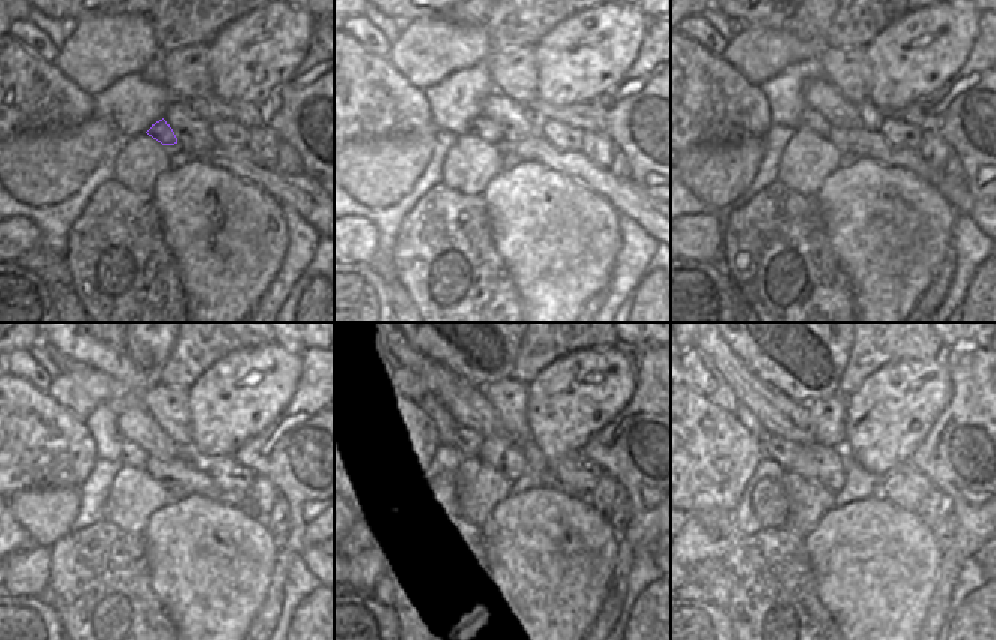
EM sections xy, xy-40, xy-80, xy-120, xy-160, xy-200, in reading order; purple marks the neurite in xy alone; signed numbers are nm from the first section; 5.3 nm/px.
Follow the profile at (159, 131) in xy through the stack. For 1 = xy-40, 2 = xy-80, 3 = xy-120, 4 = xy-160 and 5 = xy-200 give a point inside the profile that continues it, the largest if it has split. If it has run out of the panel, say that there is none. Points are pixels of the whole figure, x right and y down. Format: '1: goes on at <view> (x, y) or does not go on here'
1: goes on at xy-40 (482, 126)
2: goes on at xy-80 (810, 120)
3: goes on at xy-120 (132, 454)
4: goes on at xy-160 (467, 448)
5: goes on at xy-200 (783, 451)

